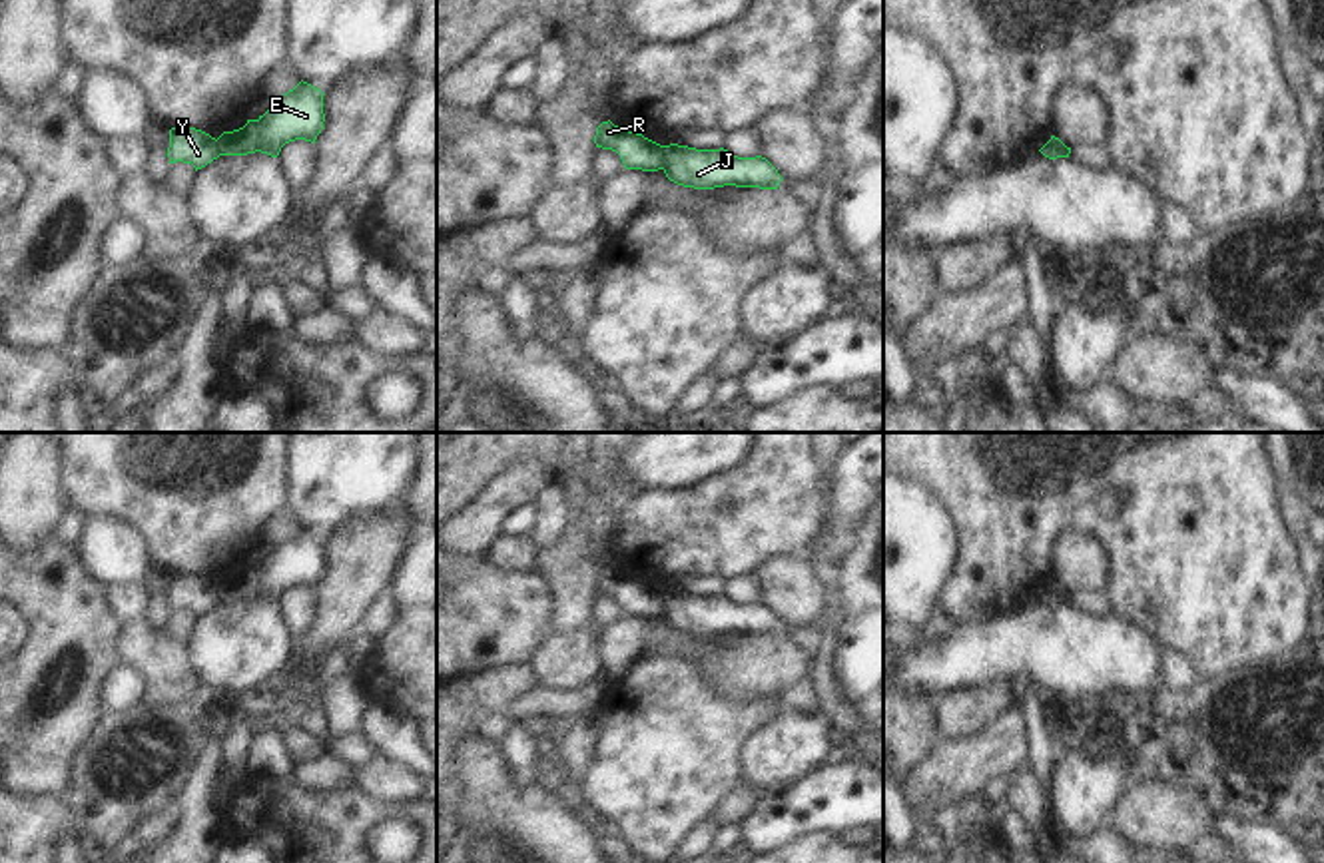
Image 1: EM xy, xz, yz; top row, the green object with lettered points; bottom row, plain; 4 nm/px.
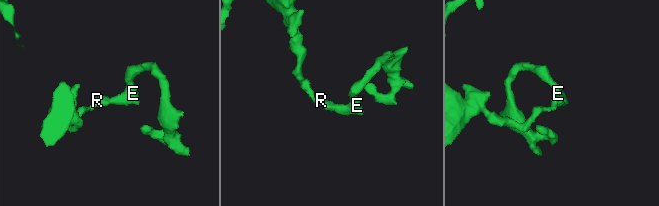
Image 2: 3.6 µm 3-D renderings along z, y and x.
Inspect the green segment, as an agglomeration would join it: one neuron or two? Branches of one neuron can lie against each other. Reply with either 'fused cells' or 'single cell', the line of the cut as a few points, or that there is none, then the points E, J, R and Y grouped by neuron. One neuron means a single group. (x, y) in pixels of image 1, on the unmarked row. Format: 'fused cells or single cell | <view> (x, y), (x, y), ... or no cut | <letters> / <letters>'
fused cells | xz (664, 592), (661, 614) | E J / R Y

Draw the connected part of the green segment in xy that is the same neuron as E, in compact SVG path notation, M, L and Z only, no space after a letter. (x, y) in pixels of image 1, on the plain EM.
M307 528L273 548L257 566L233 578L223 578L215 586L219 602L267 600L277 604L281 594L295 586L315 590L323 576L323 538Z

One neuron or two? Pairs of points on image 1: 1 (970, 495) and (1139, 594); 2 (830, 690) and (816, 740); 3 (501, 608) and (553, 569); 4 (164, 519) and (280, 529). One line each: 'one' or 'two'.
1: one
2: two
3: two
4: two

